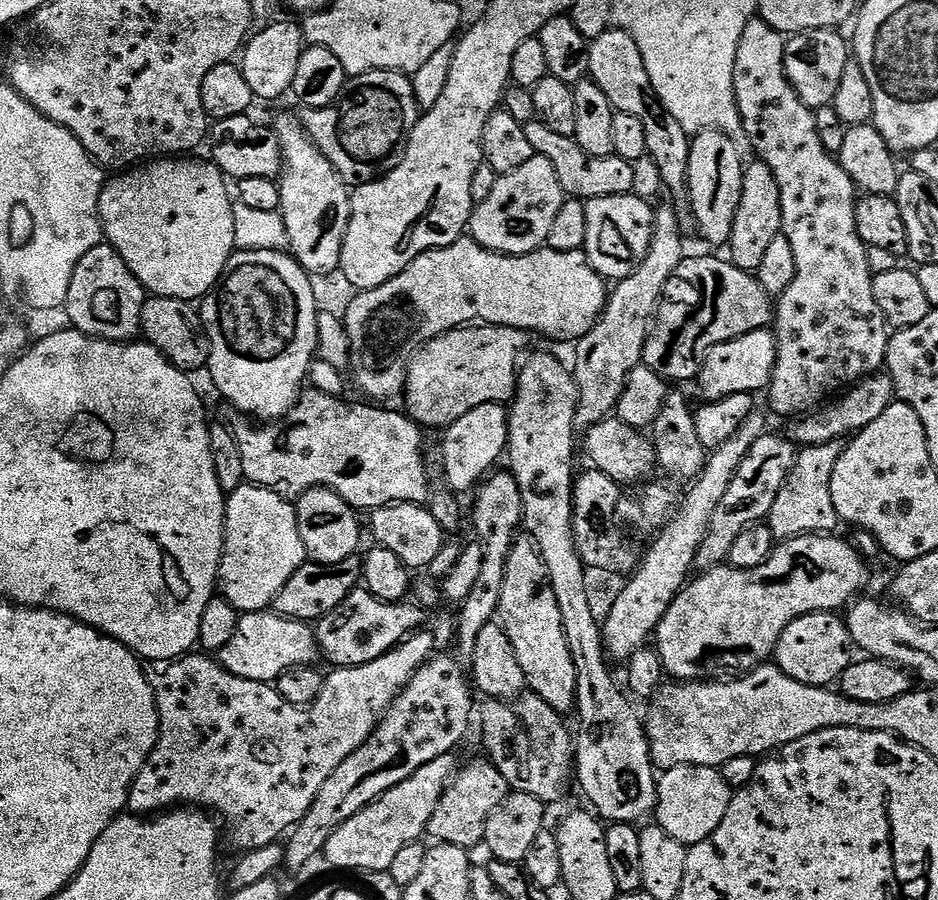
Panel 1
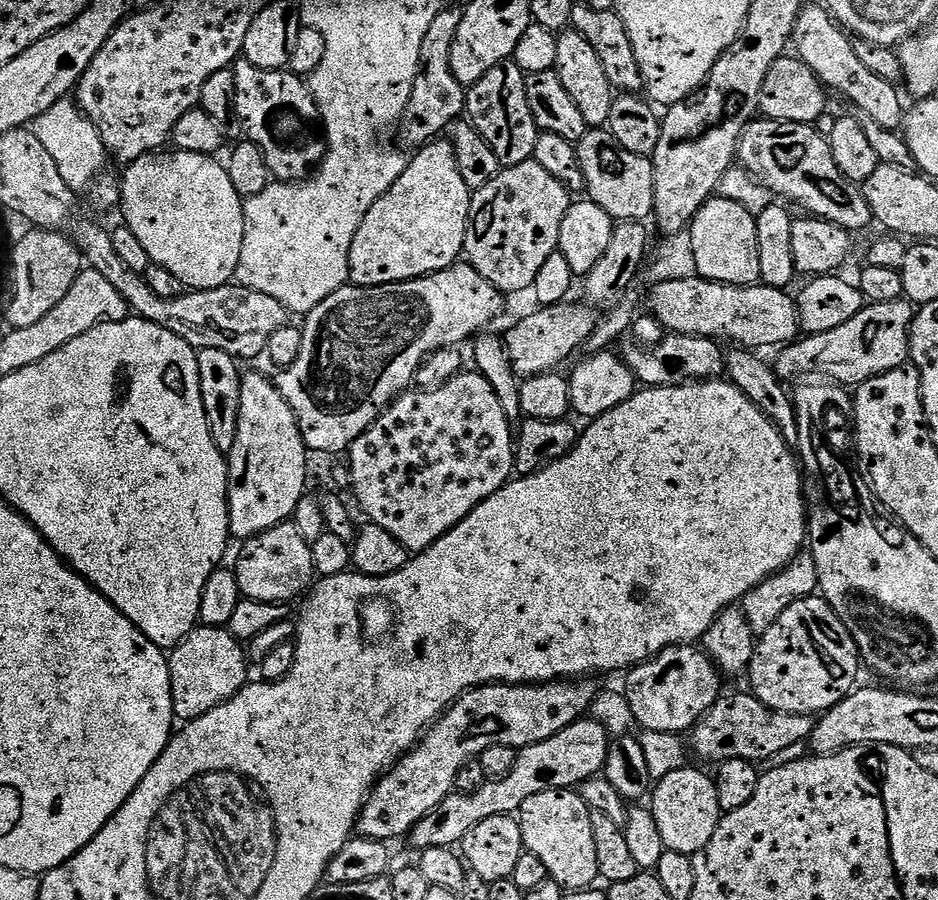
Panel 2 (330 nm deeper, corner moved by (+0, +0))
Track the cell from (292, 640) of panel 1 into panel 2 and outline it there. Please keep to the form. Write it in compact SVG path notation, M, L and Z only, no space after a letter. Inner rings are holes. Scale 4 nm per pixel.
M197 626L180 644L171 649L168 669L172 683L172 715L177 721L196 720L212 708L227 703L249 683L249 657L241 641L234 639L227 627Z

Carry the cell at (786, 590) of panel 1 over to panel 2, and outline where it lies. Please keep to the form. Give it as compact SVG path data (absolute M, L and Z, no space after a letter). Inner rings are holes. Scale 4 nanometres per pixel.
M692 646L667 648L659 652L657 656L645 660L643 664L636 665L627 673L628 685L623 685L622 691L628 697L633 721L643 731L687 733L703 718L706 710L710 710L710 706L714 706L714 702L720 699L722 695L722 689L720 689L721 673L703 651L697 650L695 652L694 649L695 647Z

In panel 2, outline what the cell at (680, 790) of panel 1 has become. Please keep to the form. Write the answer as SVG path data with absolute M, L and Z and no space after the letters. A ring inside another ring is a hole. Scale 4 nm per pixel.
M691 766L674 770L655 785L651 800L650 811L654 822L658 822L658 831L667 851L693 857L705 848L710 838L714 838L722 813L718 806L716 781L709 773L707 776Z

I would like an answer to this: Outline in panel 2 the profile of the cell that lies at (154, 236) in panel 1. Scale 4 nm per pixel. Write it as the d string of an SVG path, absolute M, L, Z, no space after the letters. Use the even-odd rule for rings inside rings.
M168 151L148 152L142 158L138 158L133 164L127 165L123 169L124 180L121 179L119 181L120 203L118 205L119 211L124 211L123 223L132 231L134 238L138 238L138 242L142 242L142 247L146 250L149 261L152 264L157 264L166 270L170 270L170 274L174 274L174 278L178 278L178 282L182 282L185 289L214 290L218 286L231 284L238 270L238 262L242 254L242 242L244 241L244 200L238 194L238 190L234 190L234 182L230 182L230 174L227 167L221 161L219 164L219 159L203 156L197 152Z

